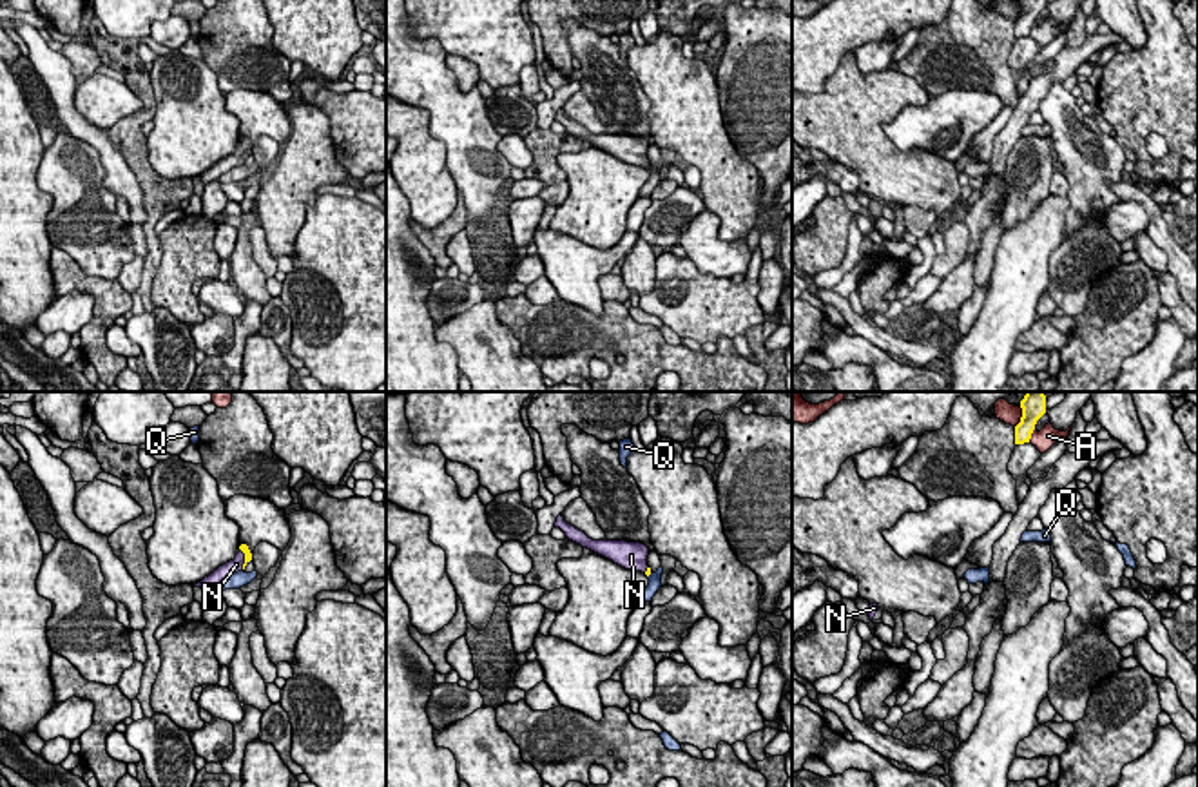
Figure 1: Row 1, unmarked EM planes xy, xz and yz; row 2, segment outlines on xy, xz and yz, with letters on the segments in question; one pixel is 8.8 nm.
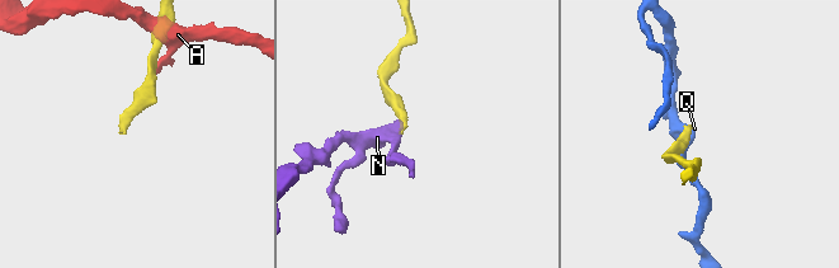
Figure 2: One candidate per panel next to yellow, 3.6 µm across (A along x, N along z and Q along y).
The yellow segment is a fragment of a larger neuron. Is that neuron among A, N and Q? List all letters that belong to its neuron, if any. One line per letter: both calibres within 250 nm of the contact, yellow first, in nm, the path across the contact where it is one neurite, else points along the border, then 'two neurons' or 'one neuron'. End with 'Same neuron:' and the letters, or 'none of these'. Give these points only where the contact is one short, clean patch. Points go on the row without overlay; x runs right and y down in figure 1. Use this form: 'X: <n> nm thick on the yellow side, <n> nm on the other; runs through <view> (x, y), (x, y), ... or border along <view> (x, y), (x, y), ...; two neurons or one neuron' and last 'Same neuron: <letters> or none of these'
A: 160 nm thick on the yellow side, 180 nm on the other; border along yz (1033, 22), (1028, 35); two neurons
N: 70 nm thick on the yellow side, 120 nm on the other; runs through xy (243, 142), (245, 153), (236, 158); one neuron
Q: 50 nm thick on the yellow side, 130 nm on the other; border along xz (651, 165), (647, 169); two neurons
Same neuron: N

